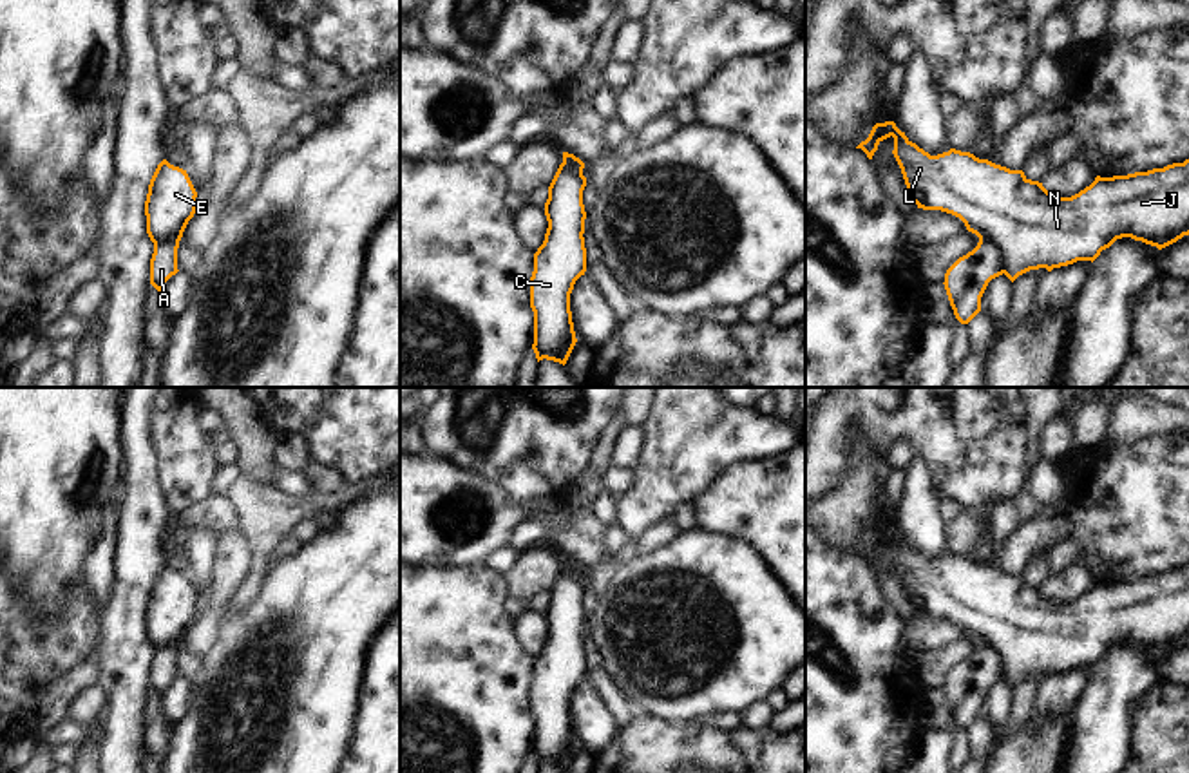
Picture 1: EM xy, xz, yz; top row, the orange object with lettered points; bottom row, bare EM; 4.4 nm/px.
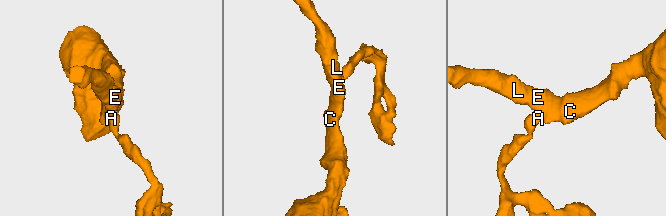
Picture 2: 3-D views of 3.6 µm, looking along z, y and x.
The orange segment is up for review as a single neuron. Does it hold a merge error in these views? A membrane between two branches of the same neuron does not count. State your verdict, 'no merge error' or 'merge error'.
merge error

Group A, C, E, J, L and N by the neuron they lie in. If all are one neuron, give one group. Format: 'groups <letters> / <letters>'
groups A / C E J L N

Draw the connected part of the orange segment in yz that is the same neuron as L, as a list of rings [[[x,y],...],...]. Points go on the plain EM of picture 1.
[[[894,527],[876,529],[861,554],[872,565],[878,550],[894,543],[894,563],[907,596],[918,614],[941,616],[959,623],[979,644],[995,648],[1003,657],[1003,679],[1013,688],[1019,681],[1046,673],[1095,666],[1117,644],[1131,643],[1158,655],[1189,641],[1189,565],[1164,574],[1127,581],[1100,583],[1071,603],[1050,599],[1042,588],[1032,587],[1023,576],[1010,576],[970,558],[950,554],[930,561]]]

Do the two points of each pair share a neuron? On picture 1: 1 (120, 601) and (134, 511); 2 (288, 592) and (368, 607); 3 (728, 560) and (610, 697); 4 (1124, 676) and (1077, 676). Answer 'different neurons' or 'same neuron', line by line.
1: same neuron
2: same neuron
3: different neurons
4: different neurons

